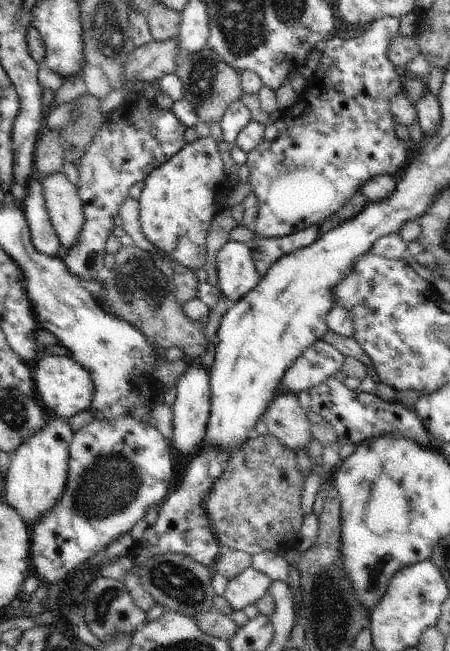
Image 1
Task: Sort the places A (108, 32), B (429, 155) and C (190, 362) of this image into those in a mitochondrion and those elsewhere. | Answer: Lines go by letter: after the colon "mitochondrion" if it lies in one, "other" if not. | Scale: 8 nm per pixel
A: mitochondrion
B: other
C: other

